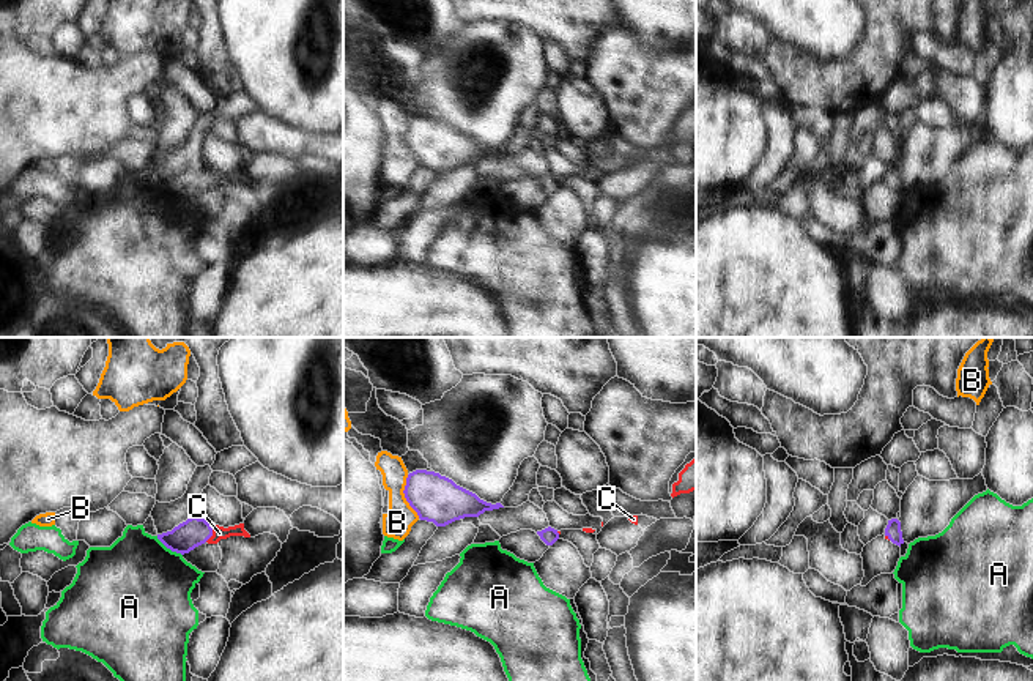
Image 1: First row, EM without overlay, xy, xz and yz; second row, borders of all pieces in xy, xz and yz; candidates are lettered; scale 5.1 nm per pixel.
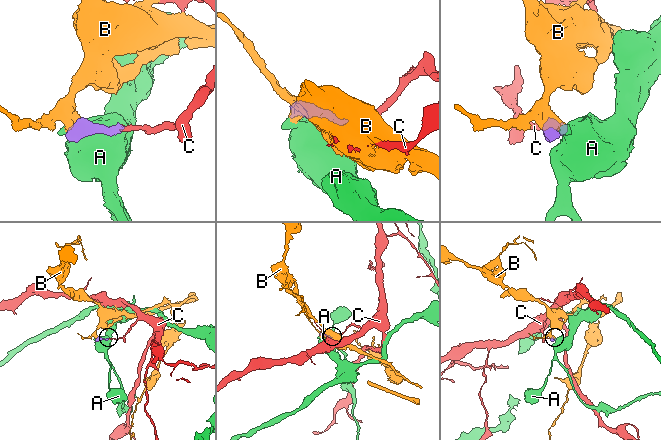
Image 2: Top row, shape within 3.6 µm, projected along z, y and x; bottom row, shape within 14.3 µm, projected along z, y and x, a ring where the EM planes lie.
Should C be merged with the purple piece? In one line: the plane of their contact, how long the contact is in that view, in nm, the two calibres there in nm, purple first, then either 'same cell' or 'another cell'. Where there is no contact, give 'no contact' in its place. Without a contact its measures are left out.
meets purple in xy; contact 110 nm long; 150 nm thick on the purple side, 70 nm on the other; same cell

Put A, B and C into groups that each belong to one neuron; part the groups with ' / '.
A / B / C

